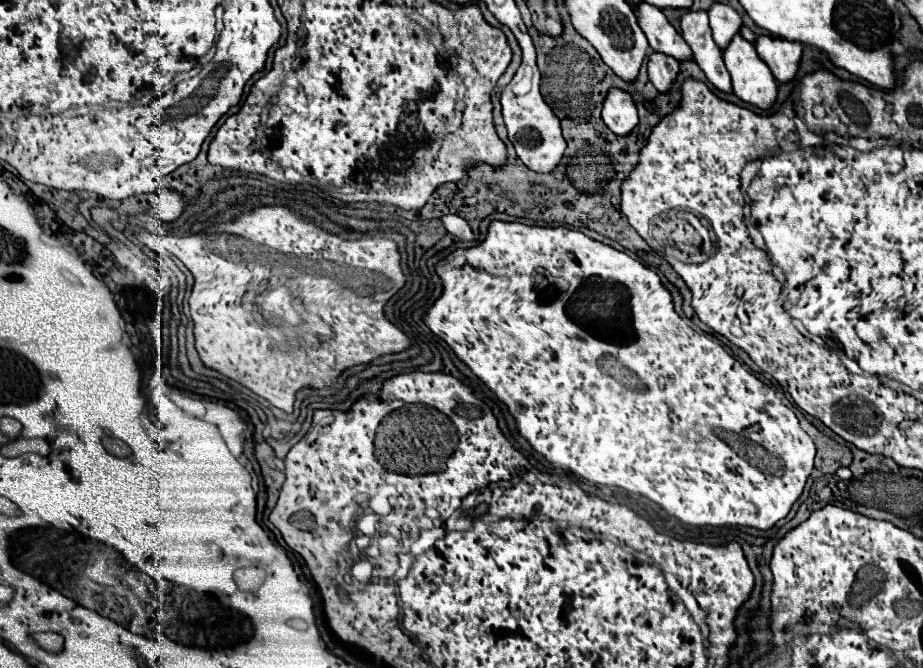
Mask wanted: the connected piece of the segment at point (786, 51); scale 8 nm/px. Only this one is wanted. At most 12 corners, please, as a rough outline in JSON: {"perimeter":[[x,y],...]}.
{"perimeter":[[760,36],[756,52],[780,84],[798,72],[800,42]]}

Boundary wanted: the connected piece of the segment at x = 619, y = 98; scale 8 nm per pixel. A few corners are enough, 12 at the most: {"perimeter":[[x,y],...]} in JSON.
{"perimeter":[[610,90],[602,120],[616,136],[628,136],[638,124],[632,96]]}

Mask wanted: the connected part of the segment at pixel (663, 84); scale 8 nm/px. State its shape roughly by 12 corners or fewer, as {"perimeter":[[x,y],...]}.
{"perimeter":[[654,52],[648,76],[660,94],[668,94],[680,72],[674,58]]}

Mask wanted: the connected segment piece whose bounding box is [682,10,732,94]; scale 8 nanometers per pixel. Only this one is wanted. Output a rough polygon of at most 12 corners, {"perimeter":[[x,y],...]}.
{"perimeter":[[686,12],[682,36],[708,82],[732,94],[708,14]]}

